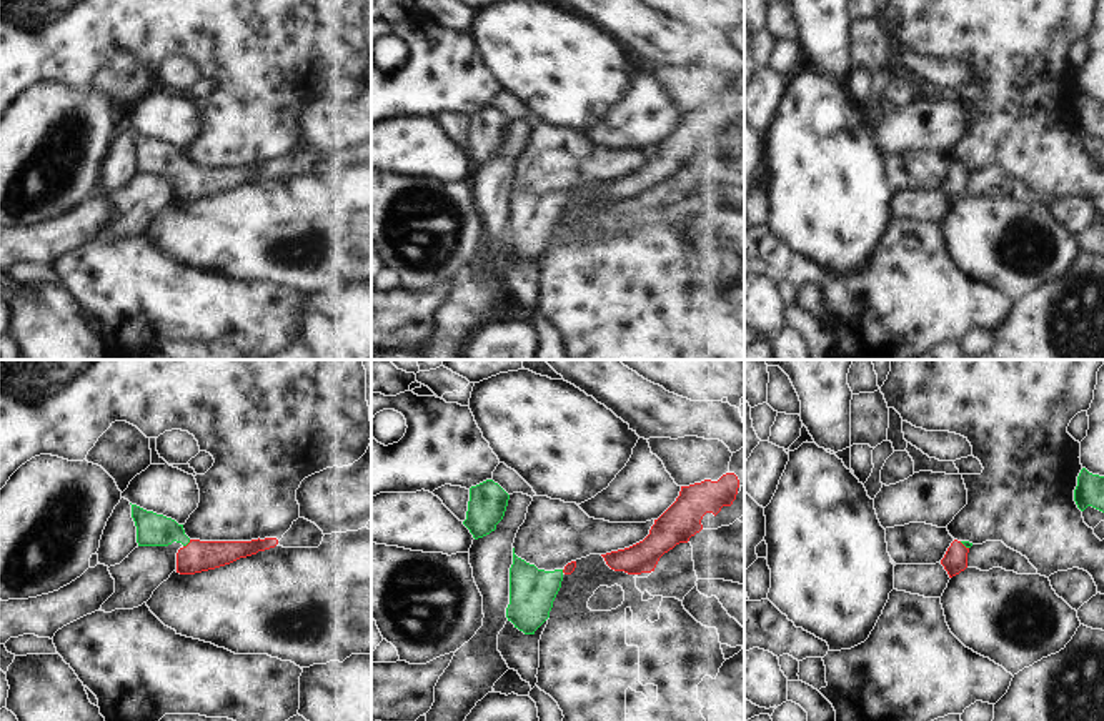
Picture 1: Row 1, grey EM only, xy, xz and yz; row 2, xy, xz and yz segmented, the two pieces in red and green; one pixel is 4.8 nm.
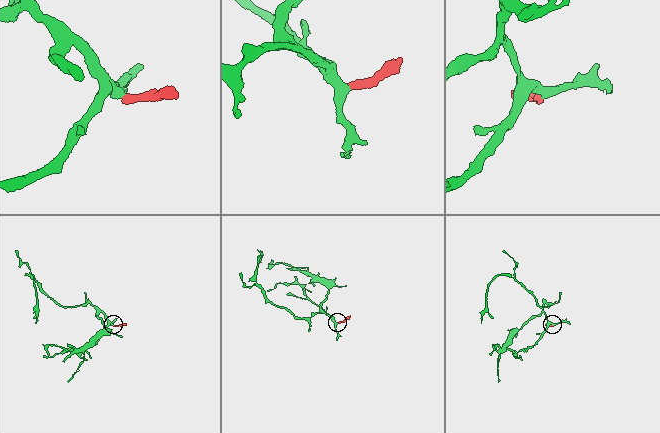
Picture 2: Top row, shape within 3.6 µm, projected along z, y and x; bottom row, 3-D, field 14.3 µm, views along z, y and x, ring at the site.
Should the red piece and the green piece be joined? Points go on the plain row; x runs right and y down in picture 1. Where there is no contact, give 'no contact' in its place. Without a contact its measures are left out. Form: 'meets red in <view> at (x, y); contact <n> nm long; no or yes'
meets red in xy at (188, 170); contact 50 nm long; yes

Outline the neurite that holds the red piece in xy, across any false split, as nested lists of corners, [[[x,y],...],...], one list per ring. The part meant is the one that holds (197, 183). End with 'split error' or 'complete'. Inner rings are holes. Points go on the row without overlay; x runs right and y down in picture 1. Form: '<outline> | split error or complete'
[[[132,132],[138,173],[168,173],[173,168],[183,173],[177,180],[177,200],[195,201],[230,191],[240,185],[275,175],[276,165],[251,168],[200,168],[185,162],[183,152],[153,138]]] | split error

